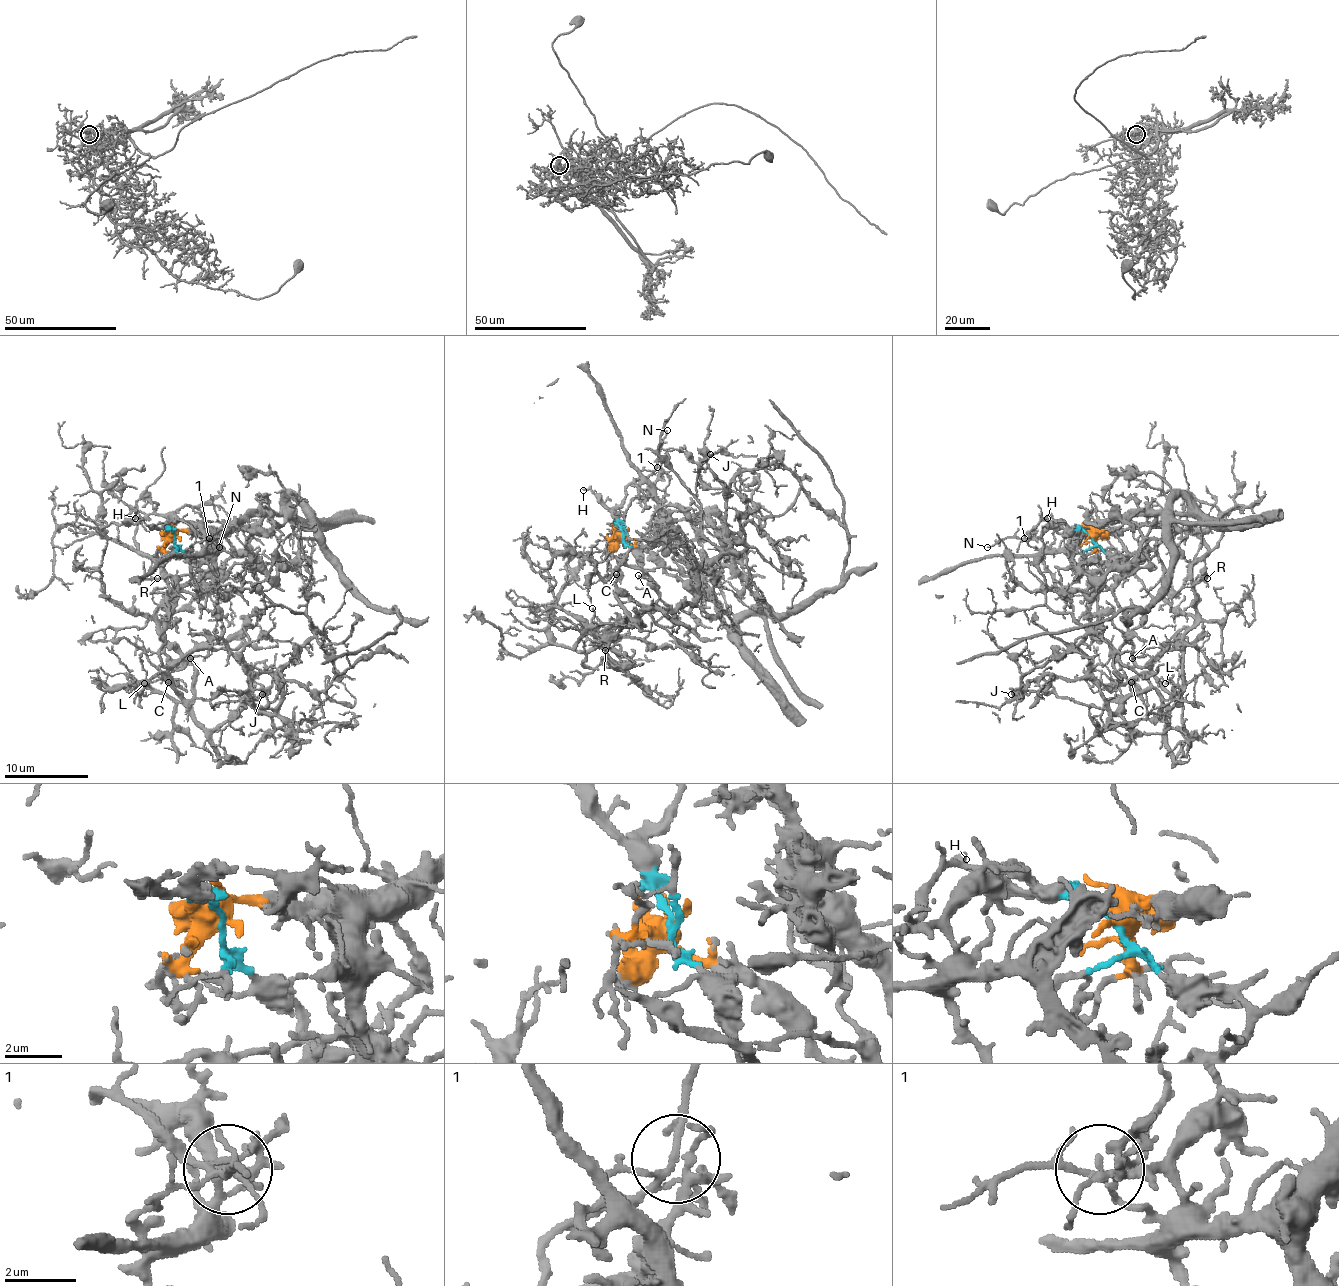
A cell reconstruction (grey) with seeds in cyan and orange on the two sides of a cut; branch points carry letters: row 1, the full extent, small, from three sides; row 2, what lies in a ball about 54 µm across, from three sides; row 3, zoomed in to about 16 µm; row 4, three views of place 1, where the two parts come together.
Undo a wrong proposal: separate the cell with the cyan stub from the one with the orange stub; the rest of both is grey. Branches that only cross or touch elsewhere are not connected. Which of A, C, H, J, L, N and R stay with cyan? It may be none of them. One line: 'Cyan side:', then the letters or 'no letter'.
Cyan side: A, C, H, J, L, N, R

